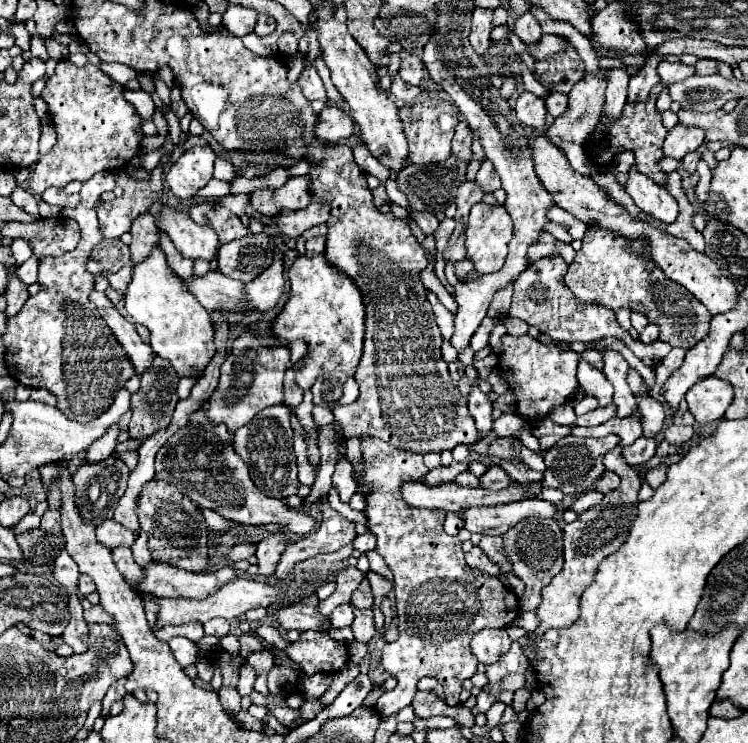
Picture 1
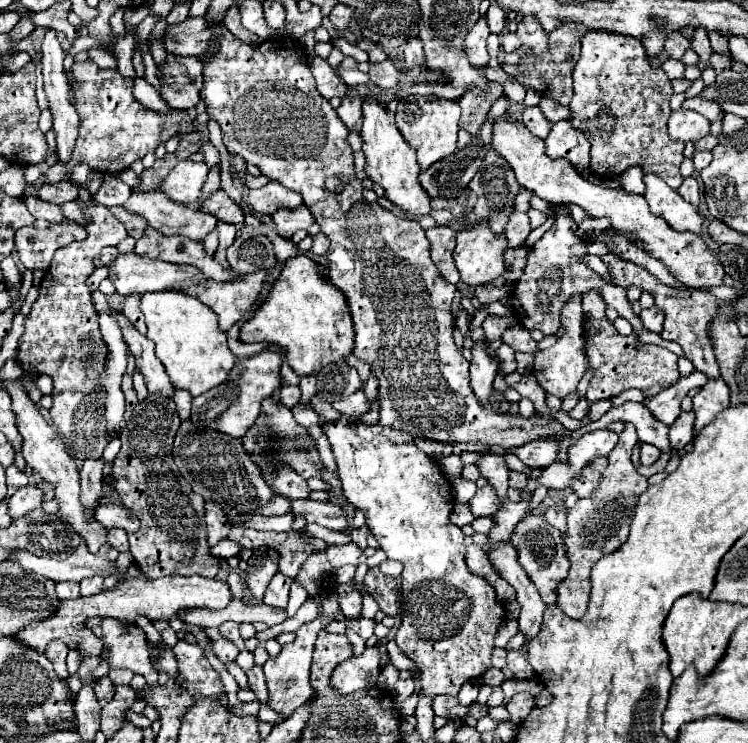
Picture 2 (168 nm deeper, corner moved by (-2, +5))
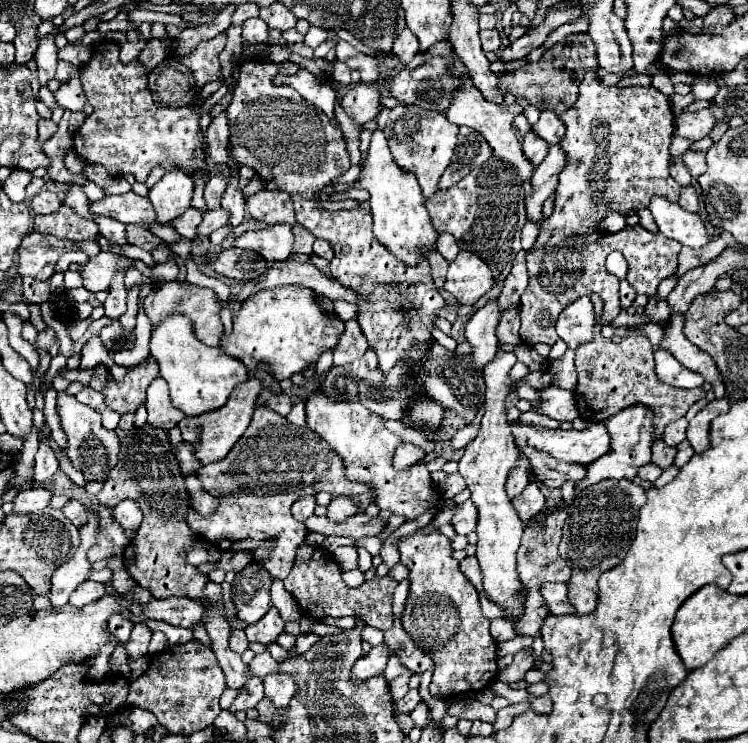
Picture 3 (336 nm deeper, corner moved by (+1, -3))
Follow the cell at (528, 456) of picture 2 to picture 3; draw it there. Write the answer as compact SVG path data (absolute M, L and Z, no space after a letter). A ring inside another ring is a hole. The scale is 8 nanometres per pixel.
M521 457L517 461L517 465L513 467L513 471L507 477L507 495L509 497L519 495L525 489L525 485L529 483L529 479L531 479L531 473L529 473L531 469L529 467L531 467L531 463L525 457Z

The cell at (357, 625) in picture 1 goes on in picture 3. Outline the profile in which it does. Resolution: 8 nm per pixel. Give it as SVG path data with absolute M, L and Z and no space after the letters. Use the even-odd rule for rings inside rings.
M299 547L293 569L285 579L285 589L297 599L307 615L317 619L355 615L381 631L387 631L393 626L392 601L396 587L397 581L393 581L391 577L375 577L363 581L363 585L359 585L357 589L347 587L341 579L339 565L335 563L335 559L331 559L331 553L319 547Z

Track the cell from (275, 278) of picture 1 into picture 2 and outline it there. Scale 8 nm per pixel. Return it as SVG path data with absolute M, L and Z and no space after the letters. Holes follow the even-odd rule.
M266 271L252 273L234 283L218 283L206 279L206 285L186 285L186 289L178 291L198 297L204 305L208 305L218 317L218 327L226 333L236 321L240 321L240 315L244 315L258 299L264 277Z

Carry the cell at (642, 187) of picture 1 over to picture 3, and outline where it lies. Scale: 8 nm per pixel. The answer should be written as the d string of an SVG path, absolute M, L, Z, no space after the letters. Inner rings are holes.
M653 197L649 209L665 237L687 247L703 247L709 241L705 225L697 213L689 213L665 197Z

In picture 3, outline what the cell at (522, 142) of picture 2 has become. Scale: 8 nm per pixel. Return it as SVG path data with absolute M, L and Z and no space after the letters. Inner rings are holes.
M467 83L467 85L461 85L461 87L459 87L459 93L455 93L455 97L453 97L453 101L451 101L451 107L447 109L445 115L447 115L447 119L449 119L451 123L455 123L455 125L465 125L465 127L471 127L471 129L475 129L477 133L481 133L481 135L487 139L493 157L511 163L513 167L517 167L517 173L519 173L519 177L521 177L523 181L531 181L533 171L535 171L535 165L533 165L533 163L525 157L525 153L521 151L521 141L519 141L517 131L515 131L515 127L513 127L513 117L516 117L519 113L523 113L523 111L524 109L517 102L509 107L491 103L491 101L487 101L487 99L479 93L479 89L477 89L475 85Z

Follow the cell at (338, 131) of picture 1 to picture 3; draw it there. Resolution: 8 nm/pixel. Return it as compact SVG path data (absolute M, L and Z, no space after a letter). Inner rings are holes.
M359 83L359 85L355 85L353 89L347 91L347 95L343 97L341 105L343 105L345 113L357 125L363 125L363 123L367 123L367 121L377 117L379 107L381 107L379 97L381 97L381 93L379 93L377 85L369 85L367 87L367 85Z

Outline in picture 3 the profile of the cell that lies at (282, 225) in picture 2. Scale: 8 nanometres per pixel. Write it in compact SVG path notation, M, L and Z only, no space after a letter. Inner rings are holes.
M279 223L279 225L269 225L265 229L259 229L259 231L243 233L239 239L235 239L235 247L251 249L267 261L279 261L291 255L293 241L295 241L293 225Z

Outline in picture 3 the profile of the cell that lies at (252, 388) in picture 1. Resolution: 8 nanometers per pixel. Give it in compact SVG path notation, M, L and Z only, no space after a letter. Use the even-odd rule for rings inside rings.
M249 377L245 383L241 383L233 391L231 399L223 407L219 407L215 411L201 413L199 417L195 415L195 417L181 419L179 427L181 427L181 433L183 433L183 441L187 441L195 447L195 455L197 455L197 459L203 461L203 465L223 459L233 449L235 441L239 441L239 437L247 431L247 425L251 423L253 409L255 409L255 403L257 403L261 389L263 389L261 381L257 377Z

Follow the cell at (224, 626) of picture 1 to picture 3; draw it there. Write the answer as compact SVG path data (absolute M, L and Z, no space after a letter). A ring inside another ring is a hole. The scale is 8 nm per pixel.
M233 629L231 637L229 637L229 647L231 647L235 653L243 653L243 651L247 649L247 645L249 645L249 641L247 641L243 629Z

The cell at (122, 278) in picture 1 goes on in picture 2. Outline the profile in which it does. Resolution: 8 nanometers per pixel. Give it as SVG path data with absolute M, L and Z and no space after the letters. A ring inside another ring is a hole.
M134 251L118 253L118 257L112 261L108 269L110 269L108 279L114 283L120 295L164 291L186 279L192 281L206 279L204 273L192 265L164 263L158 259L142 257Z

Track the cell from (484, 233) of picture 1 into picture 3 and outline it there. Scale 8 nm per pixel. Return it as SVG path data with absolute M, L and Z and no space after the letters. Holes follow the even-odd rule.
M459 251L457 257L449 263L445 289L461 303L475 305L493 285L493 273L489 265L475 253Z

